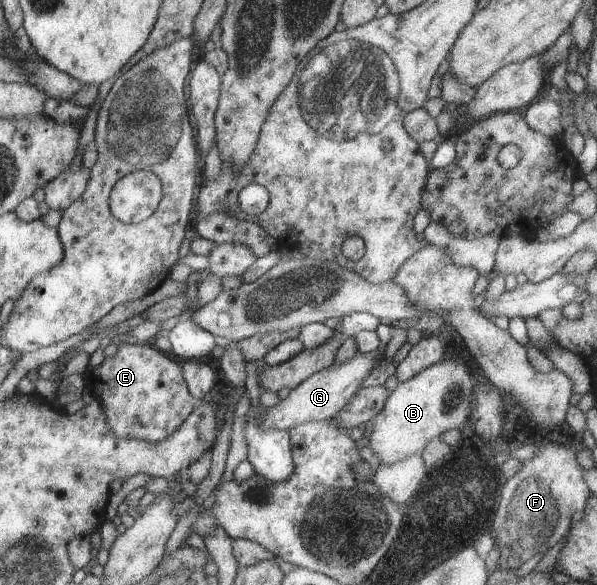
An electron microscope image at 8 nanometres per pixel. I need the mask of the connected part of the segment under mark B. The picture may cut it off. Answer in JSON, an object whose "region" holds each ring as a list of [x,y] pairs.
{"region":[[[445,355],[442,361],[427,367],[418,375],[398,384],[394,390],[390,391],[383,408],[373,417],[374,427],[372,427],[367,446],[378,455],[380,465],[391,466],[410,456],[421,456],[424,443],[430,441],[432,437],[438,437],[444,431],[451,429],[465,430],[470,415],[470,395],[473,395],[472,387],[474,387],[474,381],[466,366],[468,365],[460,359],[460,356],[448,358]]]}

